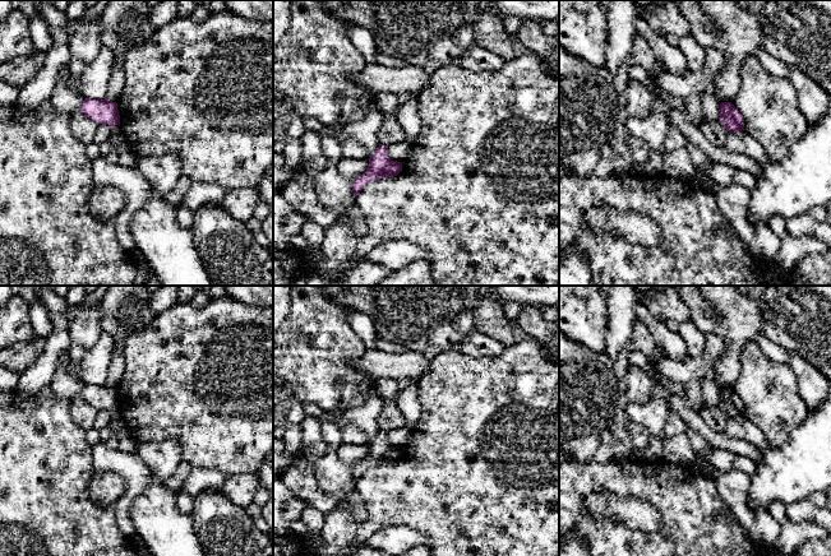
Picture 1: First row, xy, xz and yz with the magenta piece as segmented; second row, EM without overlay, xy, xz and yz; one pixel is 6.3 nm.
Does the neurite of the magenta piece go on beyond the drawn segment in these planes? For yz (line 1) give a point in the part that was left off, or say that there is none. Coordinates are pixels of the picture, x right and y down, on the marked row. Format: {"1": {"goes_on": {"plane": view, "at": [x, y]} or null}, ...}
{"1": {"goes_on": null}}

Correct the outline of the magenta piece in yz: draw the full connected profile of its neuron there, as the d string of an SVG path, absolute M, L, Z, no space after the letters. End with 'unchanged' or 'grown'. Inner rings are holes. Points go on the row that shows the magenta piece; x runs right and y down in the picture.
M721 102L719 111L719 122L722 124L729 133L744 130L744 117L731 102Z; unchanged

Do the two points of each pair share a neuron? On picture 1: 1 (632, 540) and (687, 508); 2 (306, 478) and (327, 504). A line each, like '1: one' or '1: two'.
1: one
2: one

